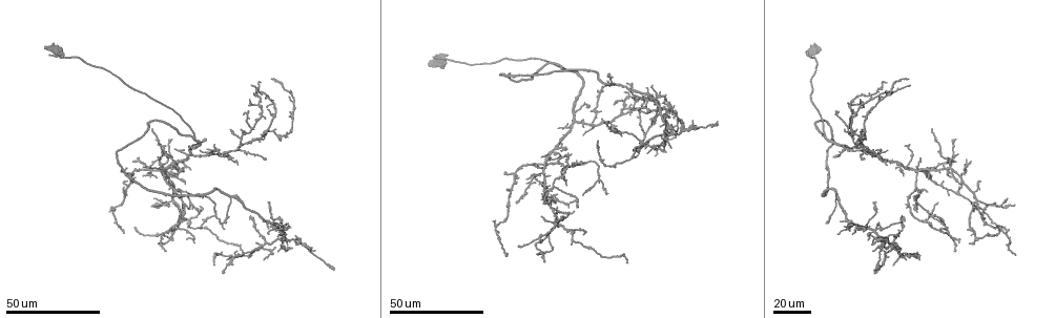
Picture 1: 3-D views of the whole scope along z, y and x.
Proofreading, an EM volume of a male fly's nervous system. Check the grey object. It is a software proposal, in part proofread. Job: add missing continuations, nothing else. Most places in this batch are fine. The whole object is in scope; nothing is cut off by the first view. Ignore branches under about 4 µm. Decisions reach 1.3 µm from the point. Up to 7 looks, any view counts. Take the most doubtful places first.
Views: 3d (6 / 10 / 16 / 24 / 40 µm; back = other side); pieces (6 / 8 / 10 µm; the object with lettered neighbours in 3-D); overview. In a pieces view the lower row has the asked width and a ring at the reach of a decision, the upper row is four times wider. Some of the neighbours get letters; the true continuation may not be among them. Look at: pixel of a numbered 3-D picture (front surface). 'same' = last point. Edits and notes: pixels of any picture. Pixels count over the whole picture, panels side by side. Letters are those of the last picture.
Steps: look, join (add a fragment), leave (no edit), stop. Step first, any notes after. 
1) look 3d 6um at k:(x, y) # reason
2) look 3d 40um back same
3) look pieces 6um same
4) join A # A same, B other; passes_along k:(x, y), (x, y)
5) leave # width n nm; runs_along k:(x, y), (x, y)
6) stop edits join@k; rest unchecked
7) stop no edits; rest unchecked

look 3d 40um at 1:(1016, 206) # long arm stops here

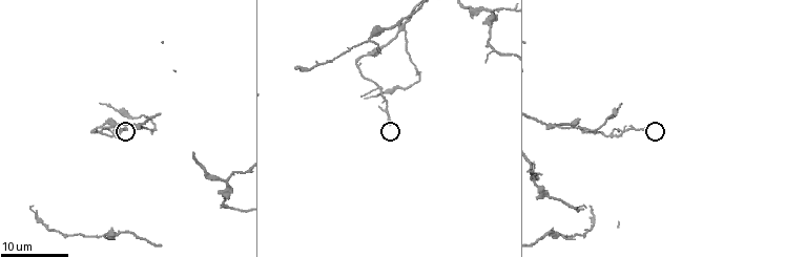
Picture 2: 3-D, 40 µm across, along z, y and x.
look 3d 6um at 2:(389, 124)

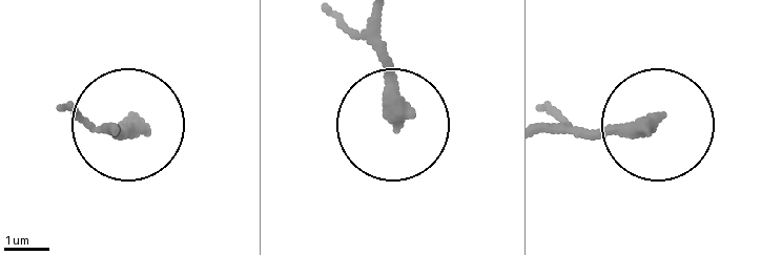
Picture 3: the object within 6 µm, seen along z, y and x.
look pieces 6um at 3:(396, 120)

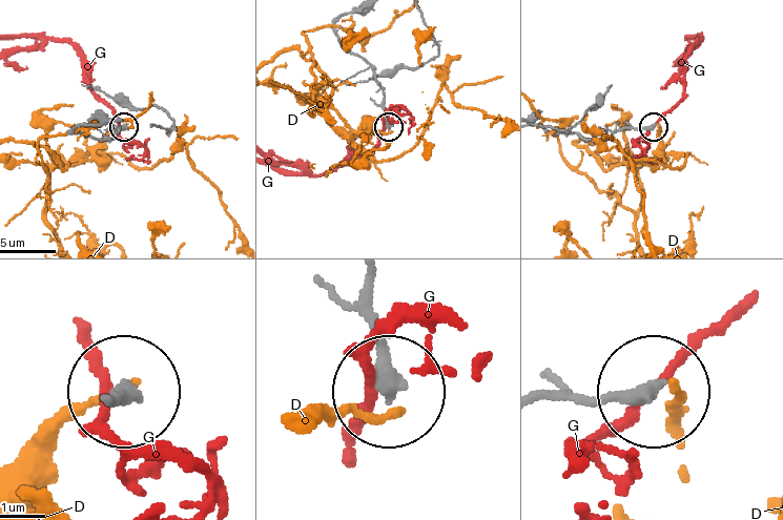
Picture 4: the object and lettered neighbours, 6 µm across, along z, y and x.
leave # width 370 nm; D other, G other; runs_along 4:(539, 400), (648, 392); no lettered fragment goes on from it

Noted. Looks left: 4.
look 3d 24um at 1:(985, 206) # branch stops here

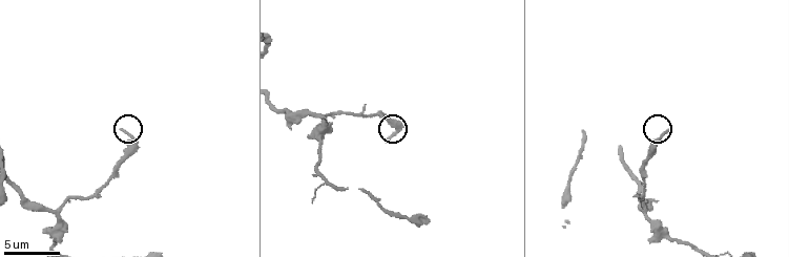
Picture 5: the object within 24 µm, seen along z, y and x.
look pieces 6um at 5:(122, 131)

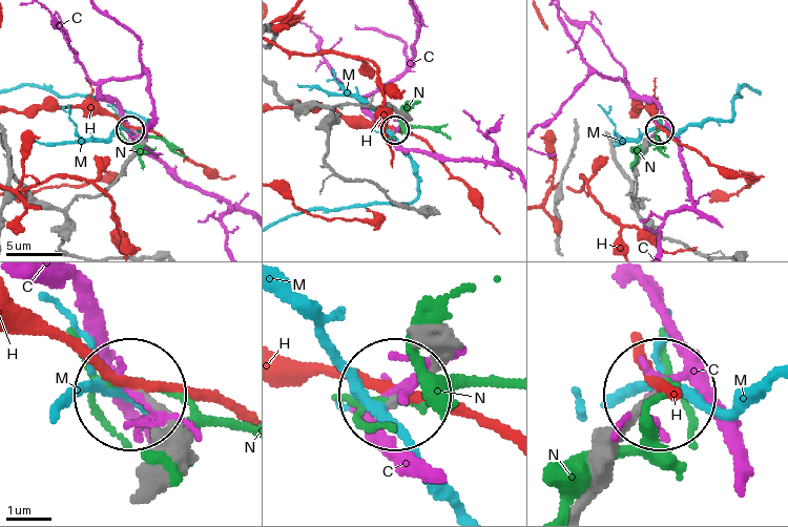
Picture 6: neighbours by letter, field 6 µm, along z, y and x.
leave # width 160 nm; C other, H other, M other, N other; runs_along 6:(148, 466), (163, 421), (137, 398); no lettered fragment goes on from it

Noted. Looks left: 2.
look 3d 24um at 1:(857, 128) # free end

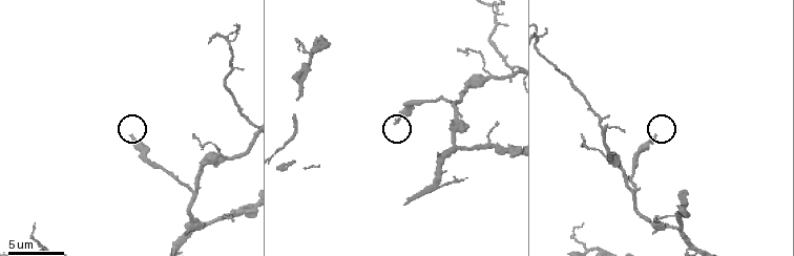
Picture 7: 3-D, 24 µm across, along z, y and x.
look pieces 6um at 7:(132, 137) # what lies round it

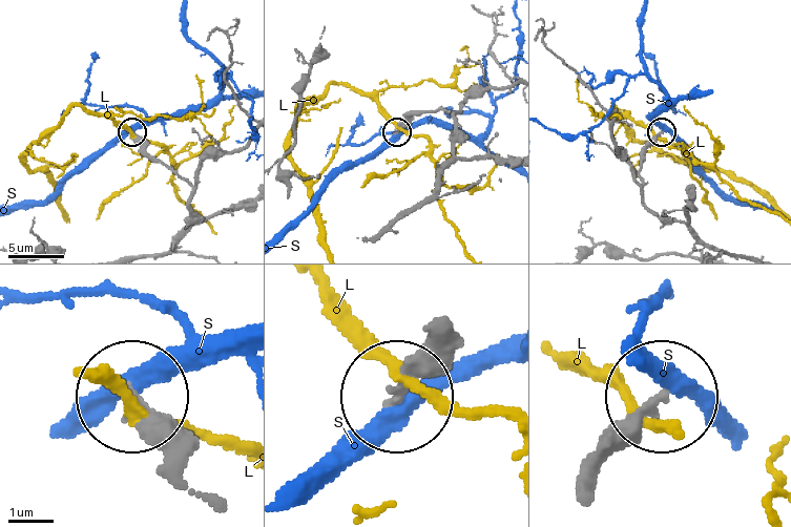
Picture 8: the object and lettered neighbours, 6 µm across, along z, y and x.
leave # L other, S other; runs_along 8:(444, 342), (395, 396); no lettered fragment goes on from it

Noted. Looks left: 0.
stop no edits; rest unchecked

